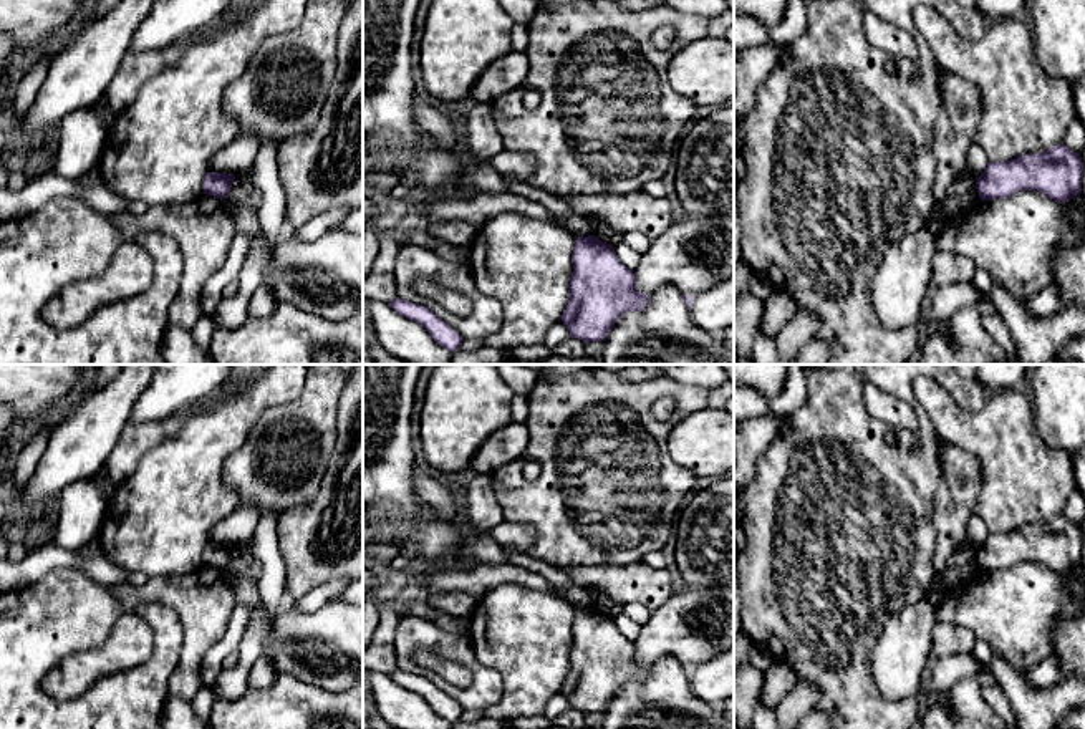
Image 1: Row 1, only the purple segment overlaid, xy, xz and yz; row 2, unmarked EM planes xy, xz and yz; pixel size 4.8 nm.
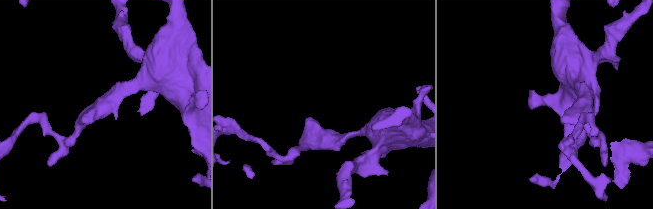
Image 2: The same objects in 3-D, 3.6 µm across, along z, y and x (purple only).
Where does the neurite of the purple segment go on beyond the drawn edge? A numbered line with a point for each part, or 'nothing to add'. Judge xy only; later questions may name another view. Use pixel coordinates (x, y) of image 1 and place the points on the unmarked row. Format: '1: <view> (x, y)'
nothing to add

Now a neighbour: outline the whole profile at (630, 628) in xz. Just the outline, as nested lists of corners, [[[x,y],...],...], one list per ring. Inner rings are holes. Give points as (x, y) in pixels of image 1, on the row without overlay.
[[[624,613],[613,616],[613,620],[624,638],[628,638],[629,641],[634,641],[638,638],[639,631],[641,631],[639,623],[636,623]]]

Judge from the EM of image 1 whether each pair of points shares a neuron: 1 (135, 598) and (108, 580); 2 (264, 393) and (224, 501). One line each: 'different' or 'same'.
1: different
2: same

